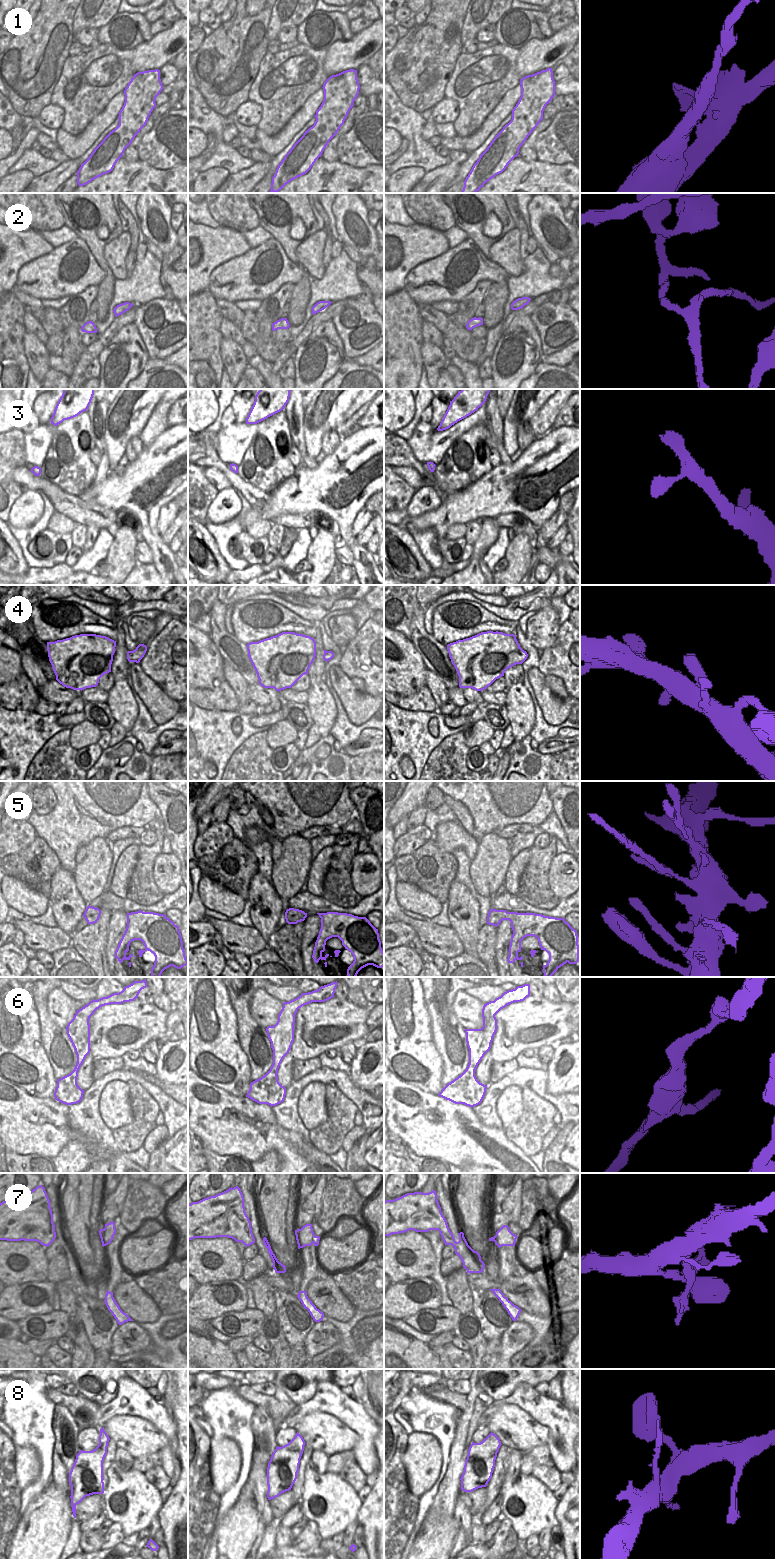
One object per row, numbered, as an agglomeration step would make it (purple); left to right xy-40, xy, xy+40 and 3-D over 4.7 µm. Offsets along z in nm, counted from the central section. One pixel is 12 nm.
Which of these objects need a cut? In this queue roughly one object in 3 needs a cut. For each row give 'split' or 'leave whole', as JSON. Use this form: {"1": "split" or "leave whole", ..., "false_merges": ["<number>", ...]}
{"1": "split", "2": "split", "3": "leave whole", "4": "leave whole", "5": "split", "6": "leave whole", "7": "leave whole", "8": "leave whole", "false_merges": ["1", "2", "5"]}

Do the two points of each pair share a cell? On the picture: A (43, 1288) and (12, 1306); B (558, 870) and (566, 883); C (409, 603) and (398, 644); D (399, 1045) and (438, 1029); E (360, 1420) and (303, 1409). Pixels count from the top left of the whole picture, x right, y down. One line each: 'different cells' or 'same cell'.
A: same cell
B: same cell
C: different cells
D: different cells
E: same cell

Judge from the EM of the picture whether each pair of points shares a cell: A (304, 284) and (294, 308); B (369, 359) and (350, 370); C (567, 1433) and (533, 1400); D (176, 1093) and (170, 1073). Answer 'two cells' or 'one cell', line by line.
A: one cell
B: two cells
C: one cell
D: two cells

